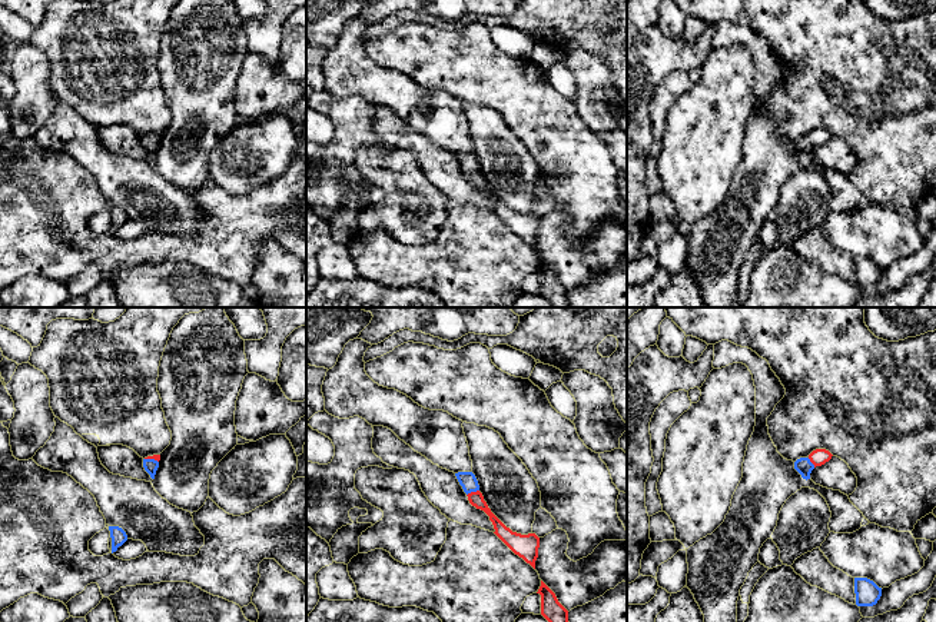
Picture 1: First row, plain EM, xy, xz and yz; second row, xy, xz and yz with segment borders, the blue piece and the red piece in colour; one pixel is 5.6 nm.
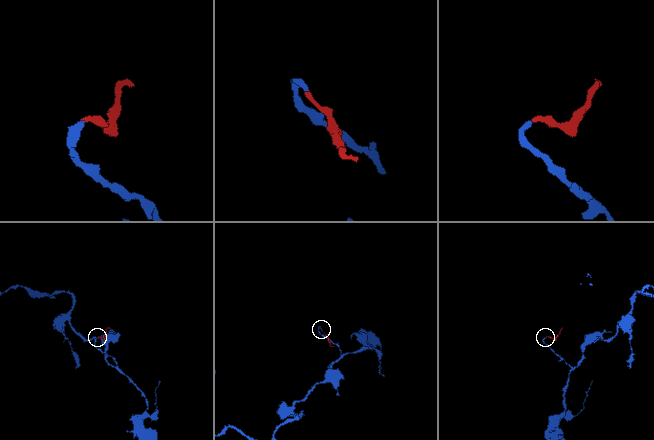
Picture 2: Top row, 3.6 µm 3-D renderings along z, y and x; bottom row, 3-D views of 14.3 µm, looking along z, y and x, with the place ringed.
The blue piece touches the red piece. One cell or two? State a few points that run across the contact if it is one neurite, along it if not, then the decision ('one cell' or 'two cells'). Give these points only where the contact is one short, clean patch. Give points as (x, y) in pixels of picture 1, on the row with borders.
line xz (467, 479), (473, 491), (475, 498); one cell

